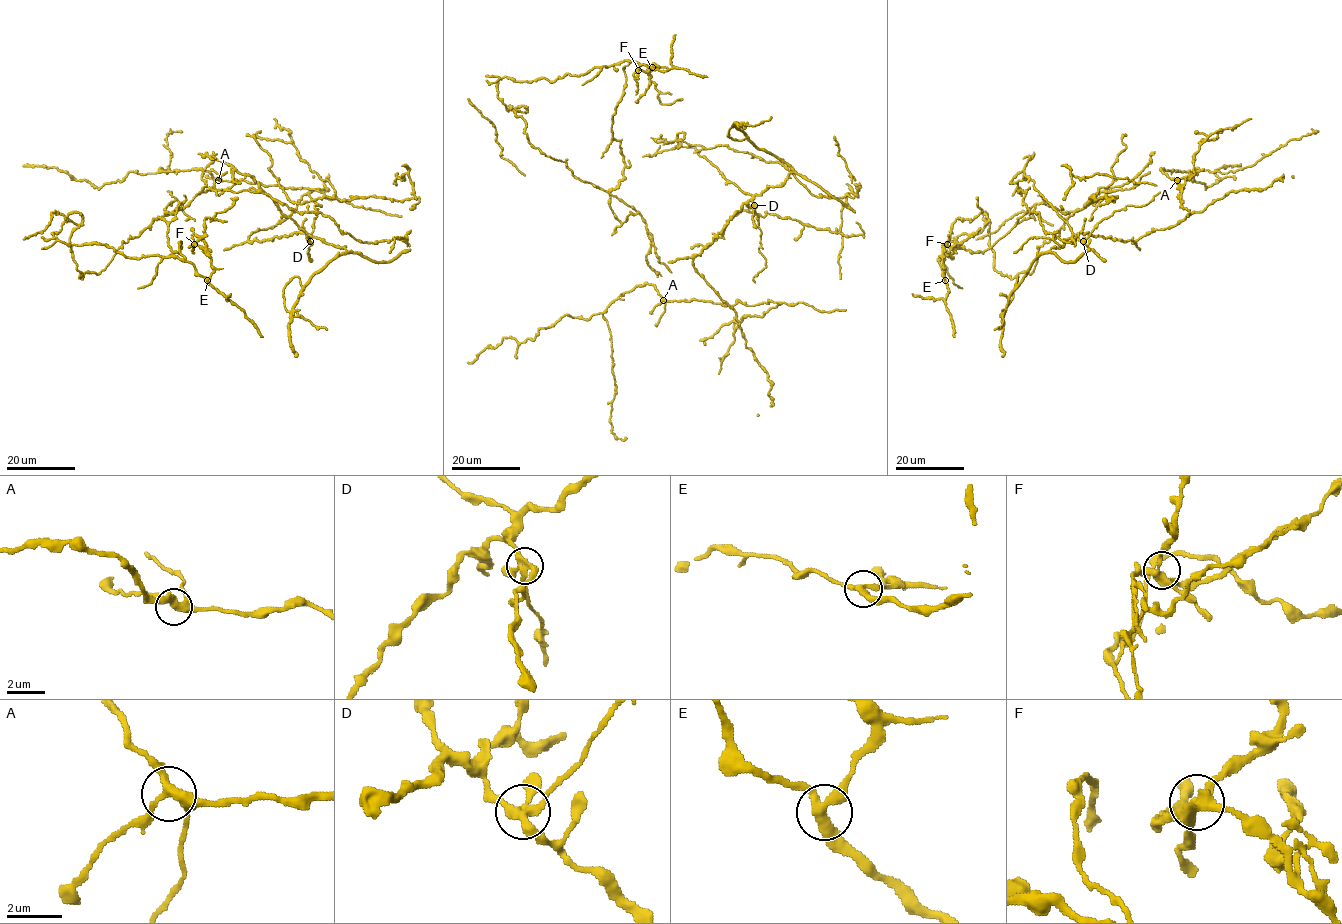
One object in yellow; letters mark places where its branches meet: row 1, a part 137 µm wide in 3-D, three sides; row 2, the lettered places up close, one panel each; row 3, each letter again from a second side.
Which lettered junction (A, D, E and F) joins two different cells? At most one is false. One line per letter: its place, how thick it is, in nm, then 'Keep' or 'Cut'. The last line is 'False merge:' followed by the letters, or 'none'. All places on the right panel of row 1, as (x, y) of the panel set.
A: Place: (1177, 180). Thickness 360 nm. Keep
D: Place: (1083, 241). Thickness 300 nm. Cut
E: Place: (945, 280). Thickness 320 nm. Keep
F: Place: (947, 244). Thickness 360 nm. Keep
False merge: D

